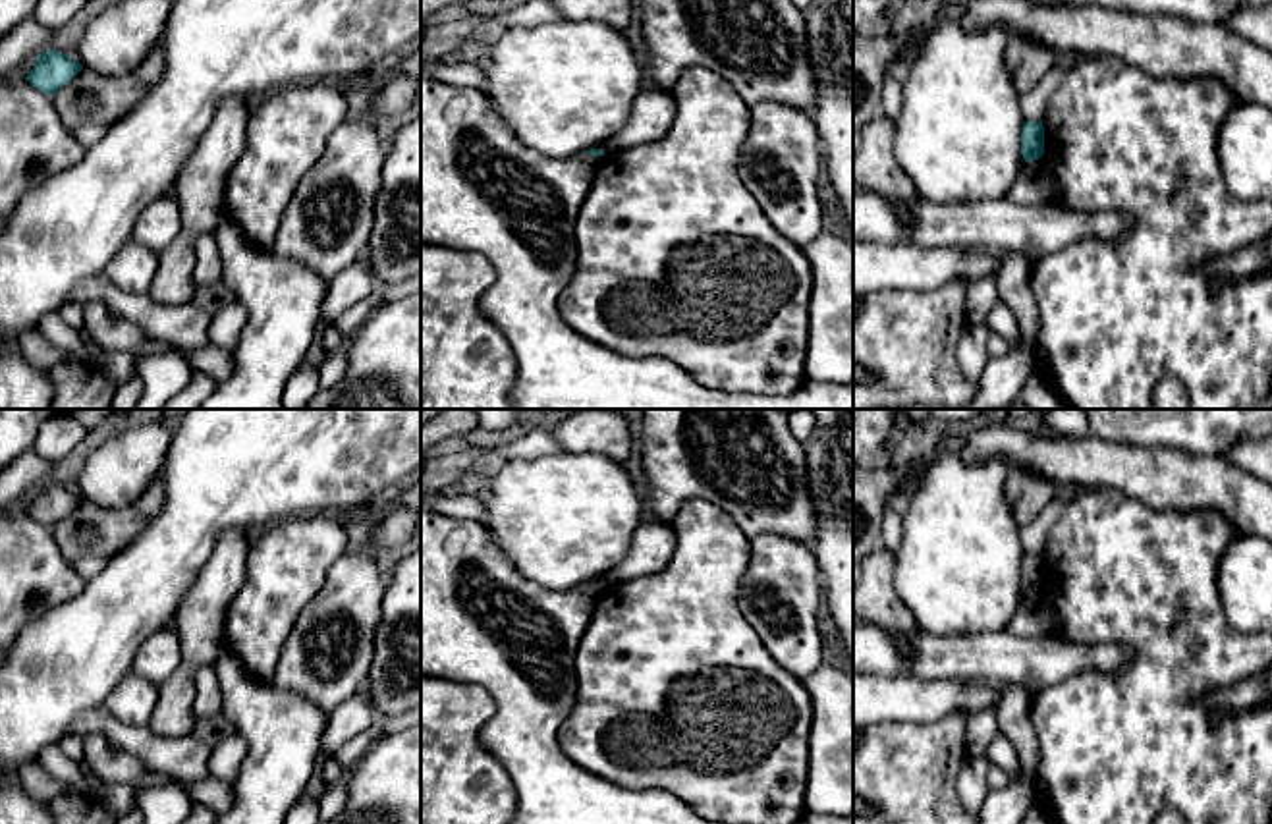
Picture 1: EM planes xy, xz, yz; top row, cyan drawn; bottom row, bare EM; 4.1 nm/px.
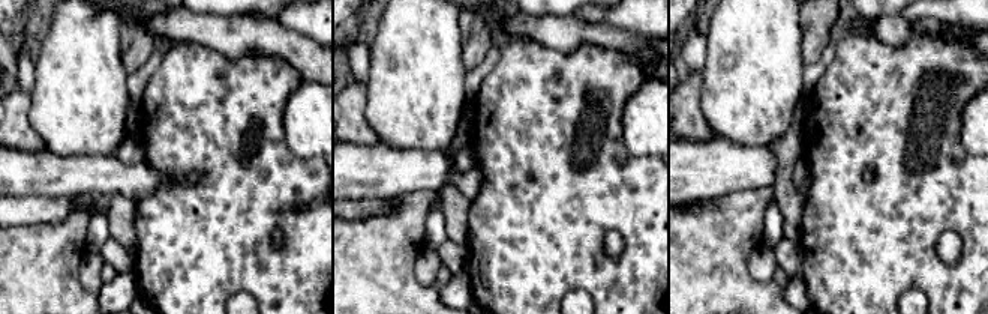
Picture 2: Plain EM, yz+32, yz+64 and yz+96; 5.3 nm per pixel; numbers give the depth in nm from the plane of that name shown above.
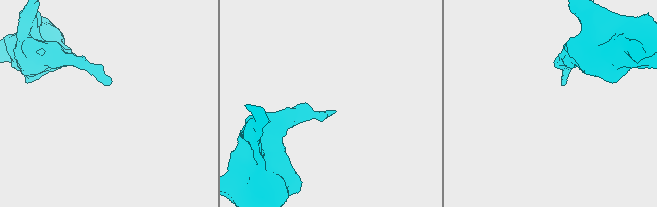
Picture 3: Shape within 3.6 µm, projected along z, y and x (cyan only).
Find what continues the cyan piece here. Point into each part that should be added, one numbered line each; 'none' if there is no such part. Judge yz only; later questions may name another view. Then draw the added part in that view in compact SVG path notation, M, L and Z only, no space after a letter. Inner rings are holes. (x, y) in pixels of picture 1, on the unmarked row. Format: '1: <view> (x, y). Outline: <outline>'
none

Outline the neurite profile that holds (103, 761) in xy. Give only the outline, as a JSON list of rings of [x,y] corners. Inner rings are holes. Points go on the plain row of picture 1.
[[[98,731],[83,737],[81,766],[98,783],[139,783],[143,787],[170,783],[181,787],[191,785],[164,772],[152,770],[139,756],[116,747],[104,733]]]

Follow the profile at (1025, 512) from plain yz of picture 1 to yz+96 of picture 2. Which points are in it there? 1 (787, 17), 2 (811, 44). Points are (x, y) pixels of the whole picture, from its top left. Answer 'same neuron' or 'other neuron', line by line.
1: other neuron
2: same neuron

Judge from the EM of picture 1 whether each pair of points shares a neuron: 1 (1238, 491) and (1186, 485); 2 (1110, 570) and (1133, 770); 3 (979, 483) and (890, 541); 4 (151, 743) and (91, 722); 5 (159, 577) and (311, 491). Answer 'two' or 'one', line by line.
1: one
2: one
3: two
4: one
5: one

